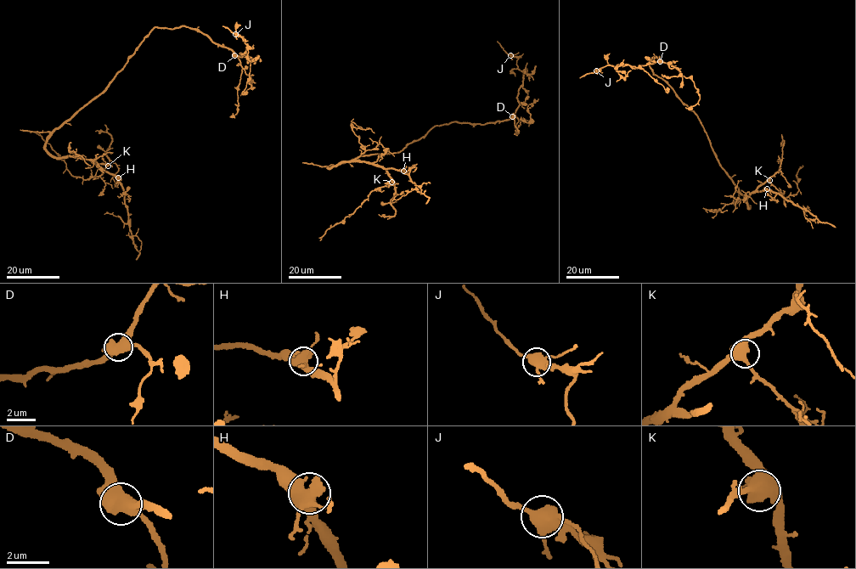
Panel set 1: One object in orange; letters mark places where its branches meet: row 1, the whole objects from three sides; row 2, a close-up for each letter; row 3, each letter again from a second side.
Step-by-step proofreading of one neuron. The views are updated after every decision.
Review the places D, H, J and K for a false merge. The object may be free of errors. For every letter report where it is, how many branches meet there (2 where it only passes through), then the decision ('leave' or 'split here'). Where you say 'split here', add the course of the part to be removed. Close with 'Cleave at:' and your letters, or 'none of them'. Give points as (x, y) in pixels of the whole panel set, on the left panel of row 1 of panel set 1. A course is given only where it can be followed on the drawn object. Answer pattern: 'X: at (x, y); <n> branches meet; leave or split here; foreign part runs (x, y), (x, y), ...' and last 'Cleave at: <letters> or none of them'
D: at (234, 55); 4 branches meet; leave
H: at (118, 177); 4 branches meet; leave
J: at (235, 34); 4 branches meet; leave
K: at (108, 166); 4 branches meet; leave
Cleave at: none of them

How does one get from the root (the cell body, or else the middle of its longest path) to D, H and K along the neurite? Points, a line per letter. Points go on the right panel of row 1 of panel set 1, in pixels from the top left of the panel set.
D: (708, 138), (694, 111), (663, 80), (653, 75), (650, 60), (656, 56), (660, 61)
H: (708, 138), (722, 166), (738, 188), (748, 207), (747, 195), (750, 192), (767, 188)
K: (708, 138), (722, 166), (738, 188), (748, 207), (747, 195), (769, 180)

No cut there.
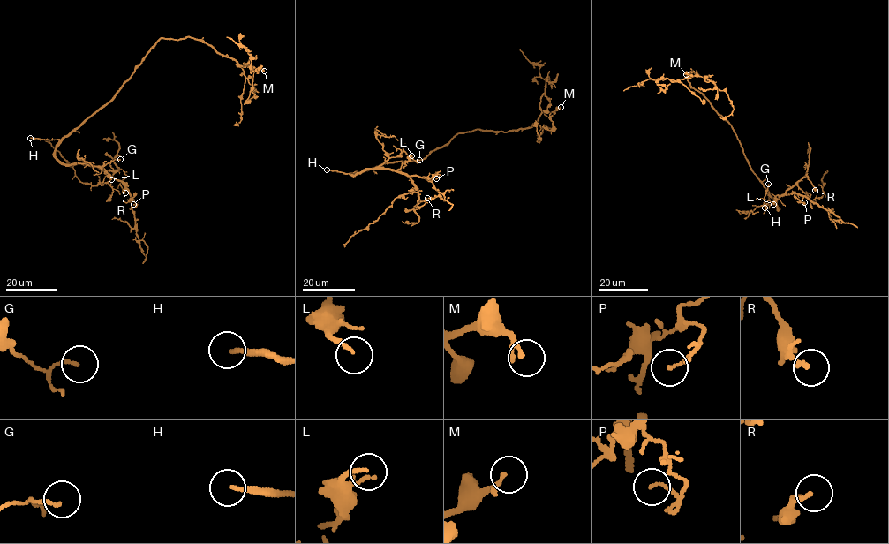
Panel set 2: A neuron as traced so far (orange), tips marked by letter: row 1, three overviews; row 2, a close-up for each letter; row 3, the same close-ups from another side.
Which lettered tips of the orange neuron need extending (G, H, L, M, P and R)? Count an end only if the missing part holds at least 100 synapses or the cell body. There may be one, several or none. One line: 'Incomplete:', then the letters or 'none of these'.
Incomplete: H

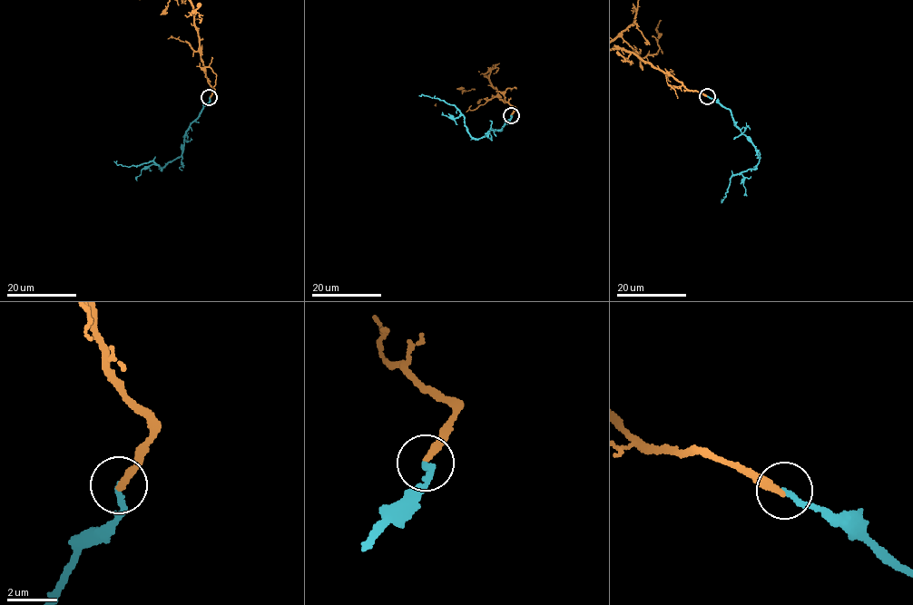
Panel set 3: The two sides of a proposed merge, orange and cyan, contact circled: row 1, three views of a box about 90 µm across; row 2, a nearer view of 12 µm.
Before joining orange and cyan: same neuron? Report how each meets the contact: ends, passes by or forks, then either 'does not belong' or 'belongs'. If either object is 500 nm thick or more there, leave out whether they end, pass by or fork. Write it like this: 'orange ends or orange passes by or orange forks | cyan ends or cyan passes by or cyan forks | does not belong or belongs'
orange ends | cyan ends | belongs

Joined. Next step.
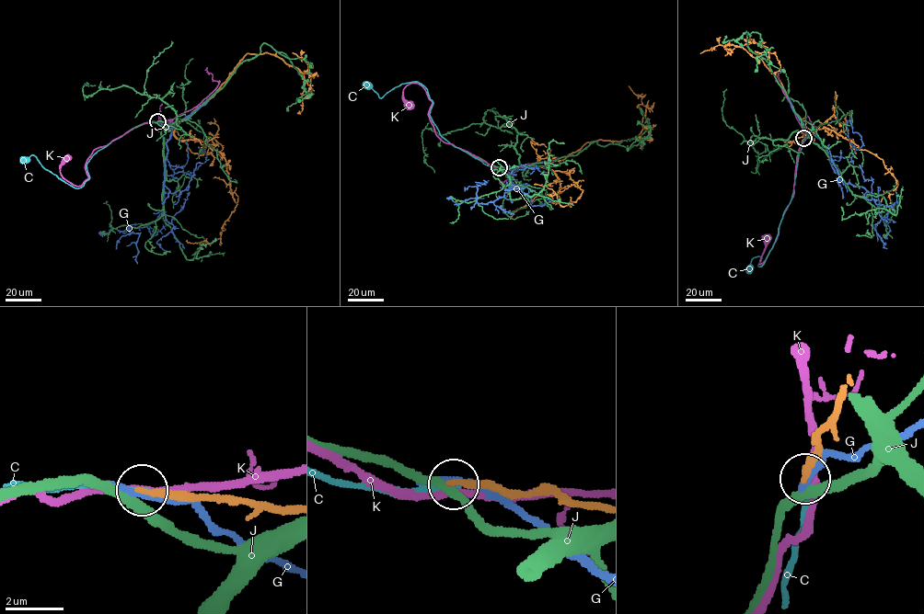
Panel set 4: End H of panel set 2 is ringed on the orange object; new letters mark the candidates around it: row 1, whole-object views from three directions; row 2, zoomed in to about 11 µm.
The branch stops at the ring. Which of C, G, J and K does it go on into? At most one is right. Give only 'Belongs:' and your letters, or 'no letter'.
Belongs: C

